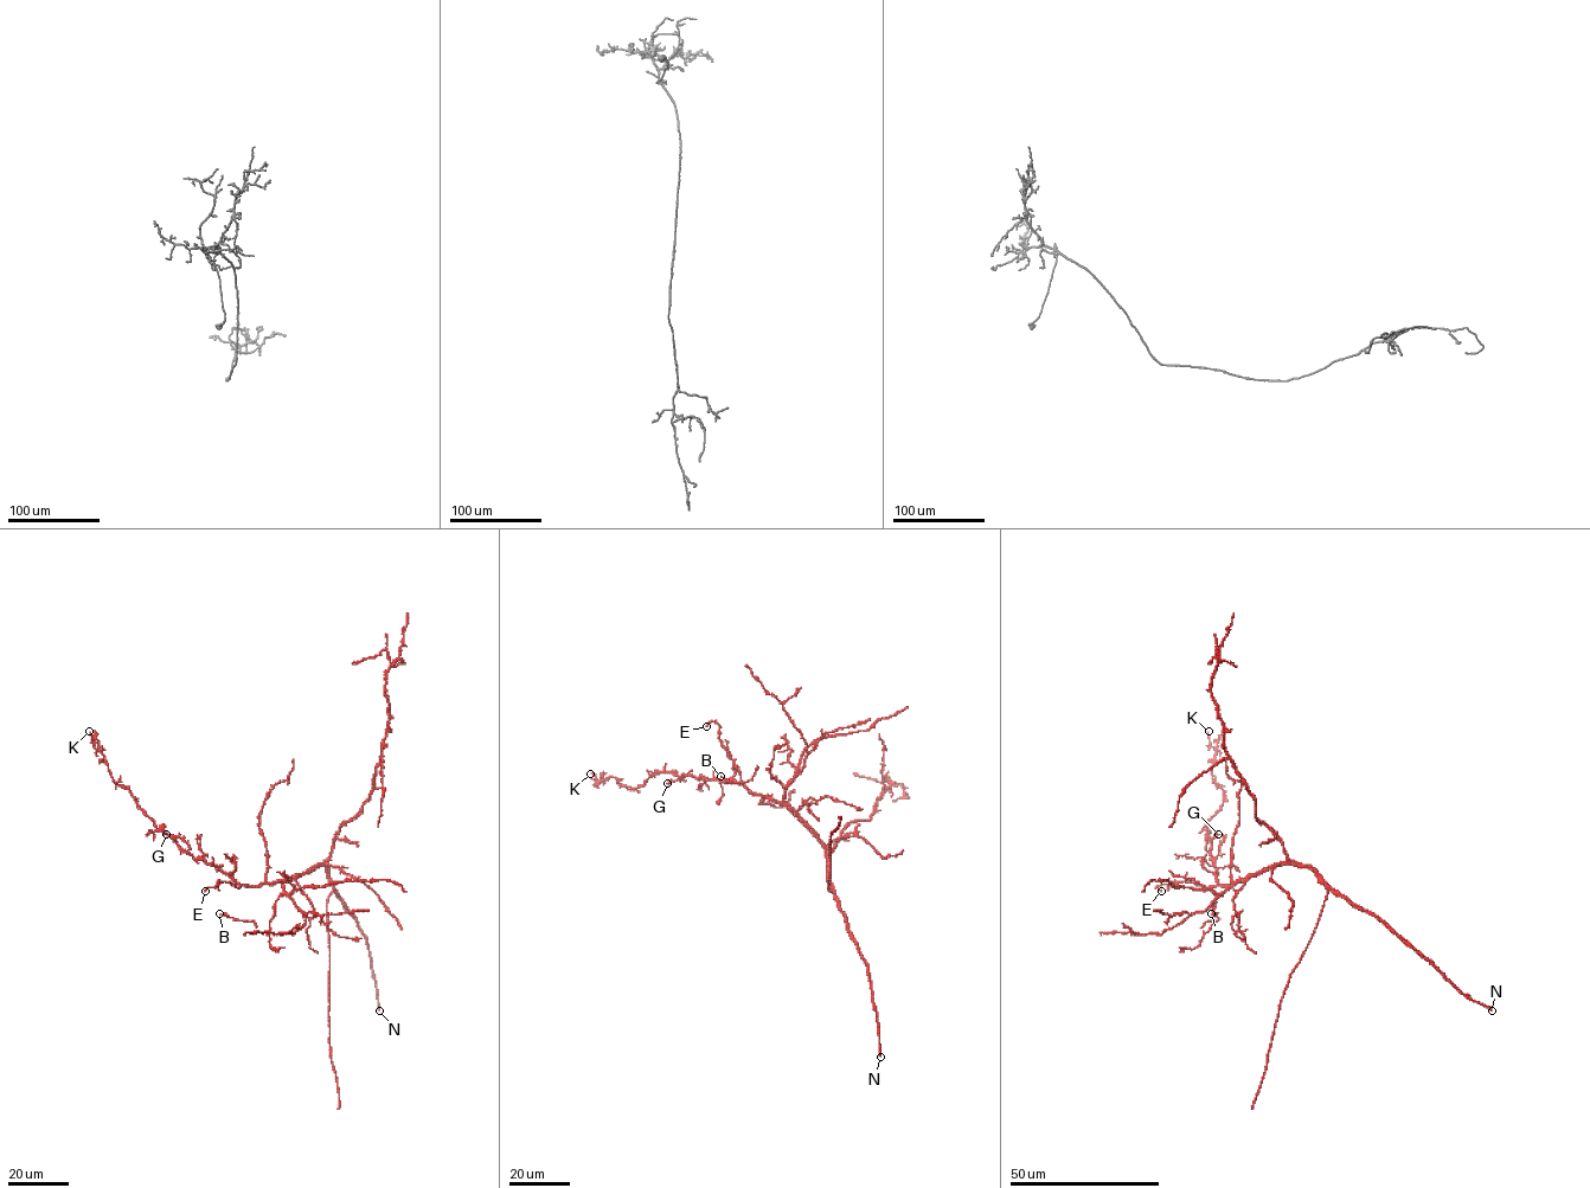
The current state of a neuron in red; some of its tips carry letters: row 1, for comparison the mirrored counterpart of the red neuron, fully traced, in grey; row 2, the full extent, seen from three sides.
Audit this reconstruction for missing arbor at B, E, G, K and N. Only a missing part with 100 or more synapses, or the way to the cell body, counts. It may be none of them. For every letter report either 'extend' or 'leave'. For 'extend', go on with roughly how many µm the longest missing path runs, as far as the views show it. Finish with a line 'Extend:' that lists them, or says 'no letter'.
B: leave
E: leave
G: leave
K: leave
N: extend | 550 µm
Extend: N

